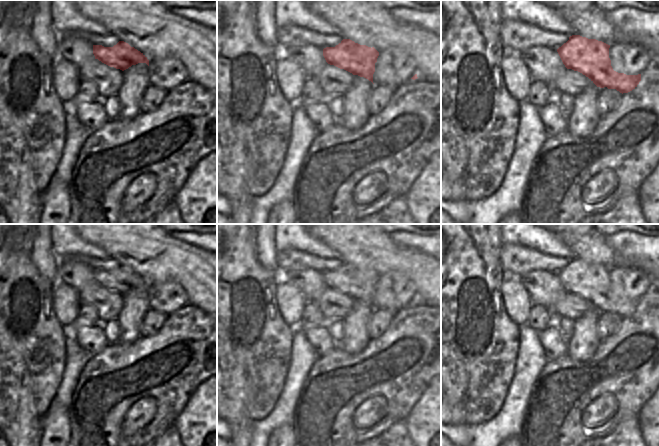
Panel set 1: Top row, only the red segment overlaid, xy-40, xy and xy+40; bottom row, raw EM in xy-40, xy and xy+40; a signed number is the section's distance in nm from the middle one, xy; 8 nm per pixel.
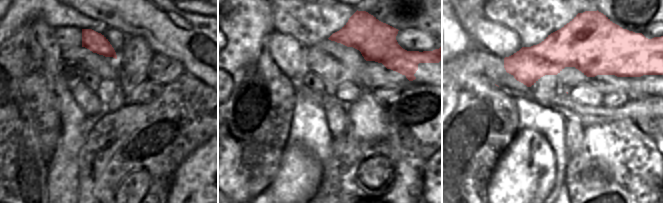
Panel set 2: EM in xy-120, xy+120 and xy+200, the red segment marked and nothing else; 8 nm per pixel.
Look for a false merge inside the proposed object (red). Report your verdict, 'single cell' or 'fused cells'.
fused cells

